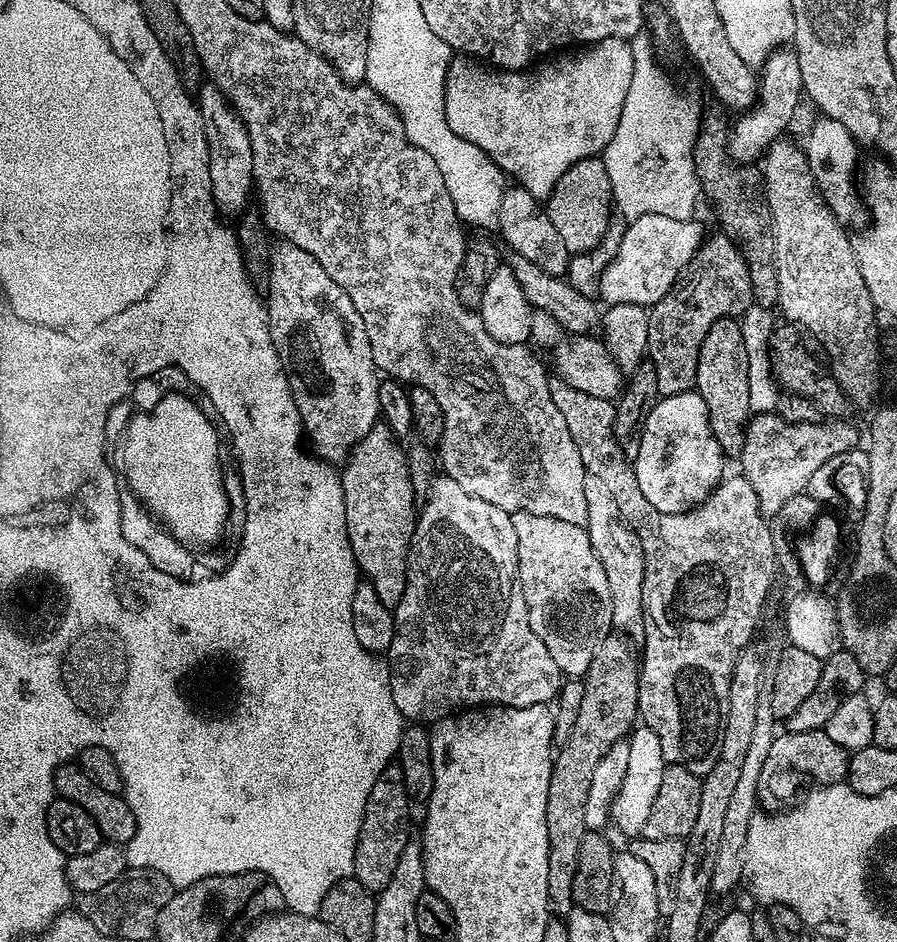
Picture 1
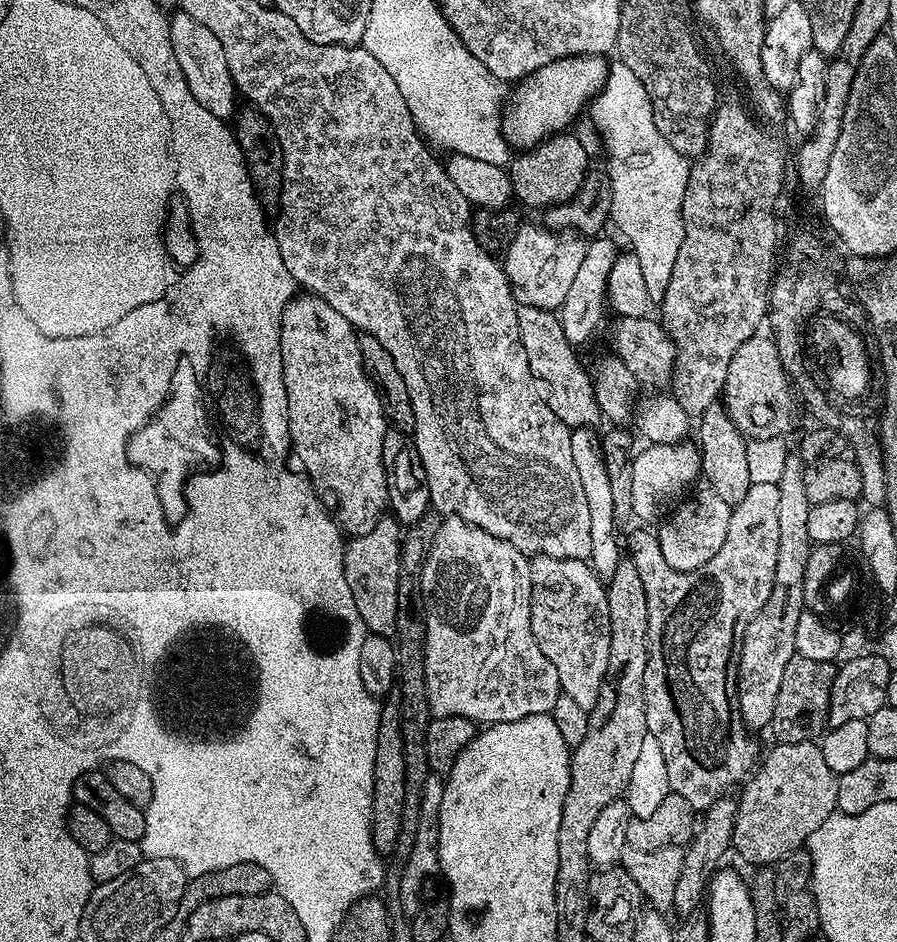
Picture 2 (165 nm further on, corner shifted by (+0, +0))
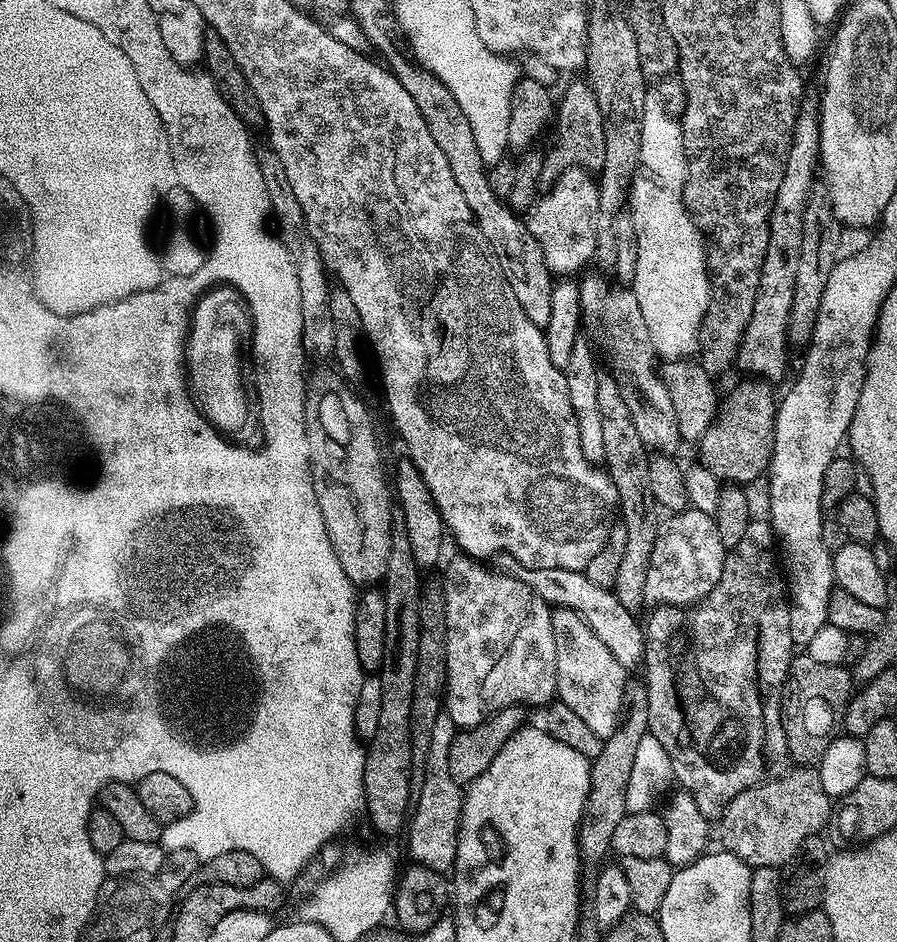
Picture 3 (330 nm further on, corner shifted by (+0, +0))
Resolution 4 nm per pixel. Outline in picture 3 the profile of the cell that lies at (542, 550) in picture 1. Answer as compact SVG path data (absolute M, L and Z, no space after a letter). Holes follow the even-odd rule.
M556 608L552 614L556 647L556 696L559 703L570 706L602 741L614 734L625 711L624 687L630 683L629 673L614 658L602 638L573 608Z

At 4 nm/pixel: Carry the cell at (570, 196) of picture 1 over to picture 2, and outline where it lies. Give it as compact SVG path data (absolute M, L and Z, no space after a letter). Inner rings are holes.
M565 130L557 132L556 135L548 137L535 148L524 150L519 153L520 156L511 161L507 165L508 177L512 183L512 194L517 201L521 200L528 208L540 208L539 210L547 210L553 204L567 204L569 200L573 200L578 194L578 190L582 186L585 176L590 171L588 165L588 148L576 136L571 136L571 131Z

